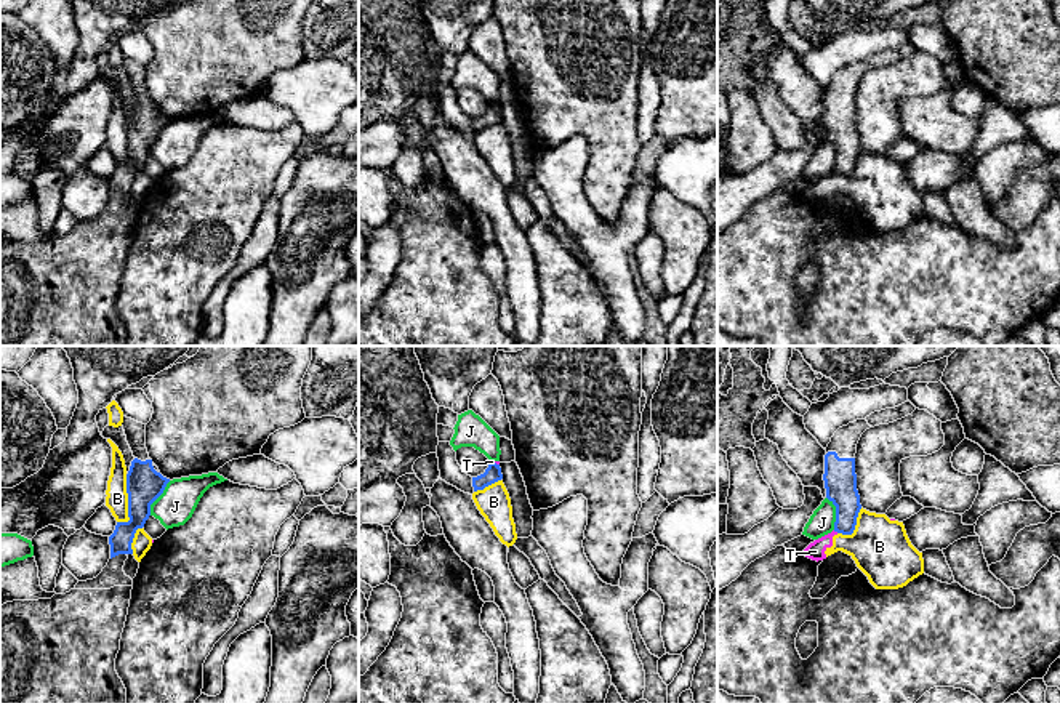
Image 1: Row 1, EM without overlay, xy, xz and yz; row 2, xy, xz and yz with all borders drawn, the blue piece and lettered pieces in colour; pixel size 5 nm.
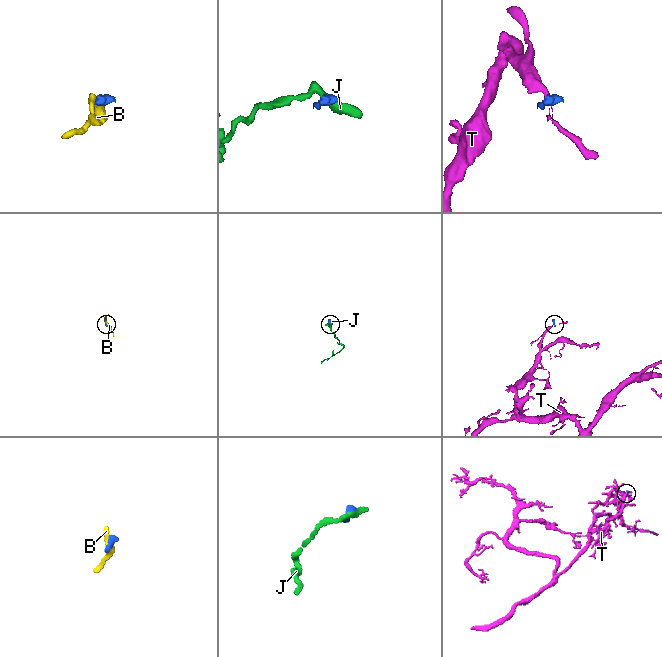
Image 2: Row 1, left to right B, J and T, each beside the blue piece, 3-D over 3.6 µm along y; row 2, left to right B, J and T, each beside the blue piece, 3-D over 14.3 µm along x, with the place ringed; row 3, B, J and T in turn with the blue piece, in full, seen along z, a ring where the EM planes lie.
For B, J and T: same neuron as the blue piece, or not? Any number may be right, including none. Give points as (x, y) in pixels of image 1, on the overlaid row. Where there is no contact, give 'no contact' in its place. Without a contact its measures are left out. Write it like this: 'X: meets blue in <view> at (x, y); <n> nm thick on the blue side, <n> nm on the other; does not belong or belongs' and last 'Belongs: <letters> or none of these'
B: meets blue in xy at (128, 503); 180 nm thick on the blue side, 110 nm on the other; does not belong
J: meets blue in xy at (157, 497); 180 nm thick on the blue side, 190 nm on the other; does not belong
T: meets blue in yz at (836, 530); 160 nm thick on the blue side, 90 nm on the other; does not belong
Belongs: none of these

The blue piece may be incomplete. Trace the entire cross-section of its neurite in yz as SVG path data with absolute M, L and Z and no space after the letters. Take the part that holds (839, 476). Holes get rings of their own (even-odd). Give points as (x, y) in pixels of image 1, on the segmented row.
M908 400L895 408L874 412L839 428L826 447L825 488L826 498L836 506L834 532L852 535L861 509L857 490L855 453L861 434L874 426L889 424L911 415L916 407Z

